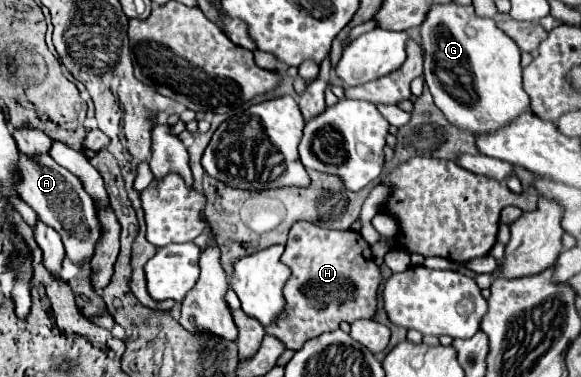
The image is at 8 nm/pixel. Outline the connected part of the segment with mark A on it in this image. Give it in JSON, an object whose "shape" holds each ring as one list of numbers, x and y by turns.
{"shape":[[18,153,18,159,22,159,22,183,18,183,18,195,22,195,22,199,36,211,40,221,60,233,66,257,70,261,90,261,100,239,100,223,96,217,94,201,90,199,90,195,86,195,82,181,62,165,54,163,50,155,36,155,34,159,28,159,26,155]]}

